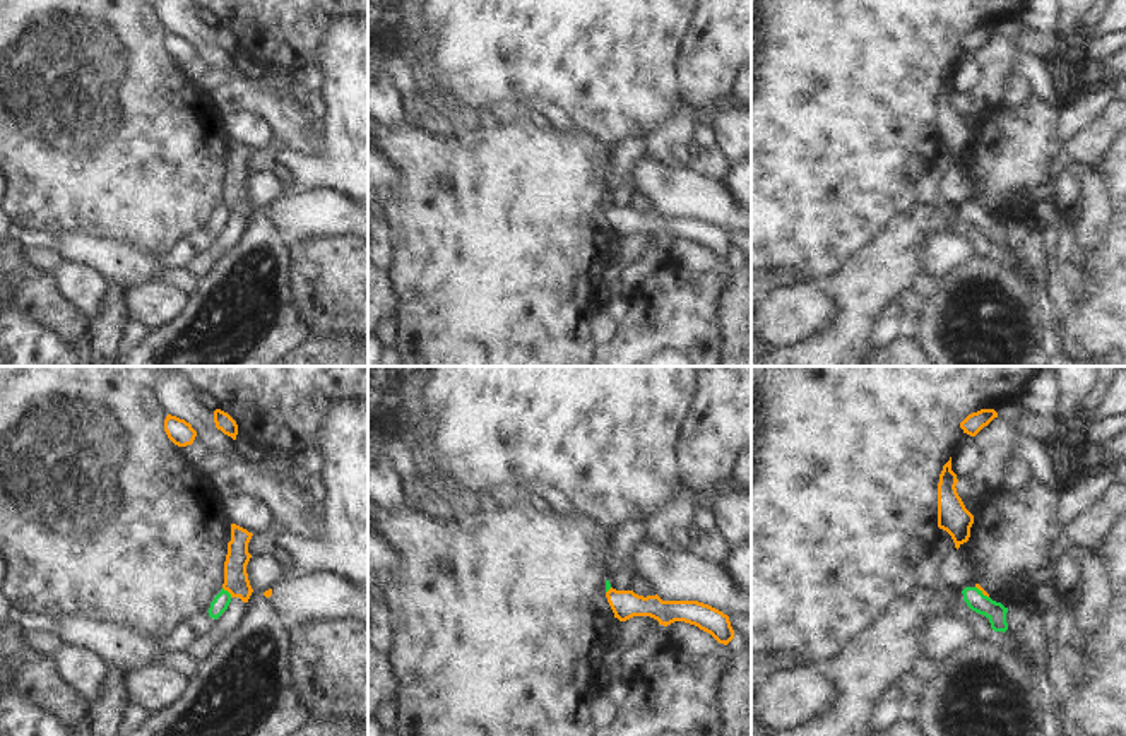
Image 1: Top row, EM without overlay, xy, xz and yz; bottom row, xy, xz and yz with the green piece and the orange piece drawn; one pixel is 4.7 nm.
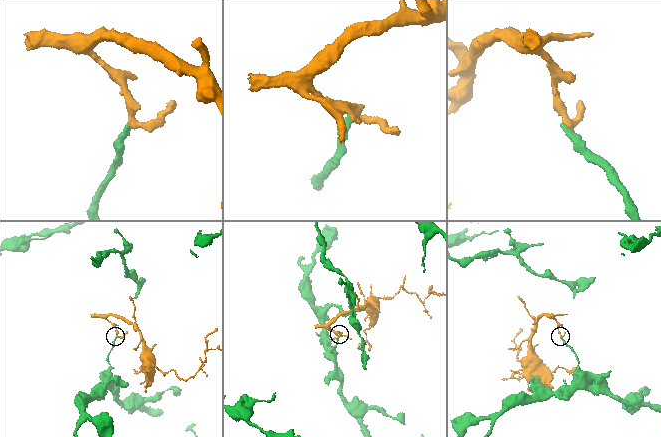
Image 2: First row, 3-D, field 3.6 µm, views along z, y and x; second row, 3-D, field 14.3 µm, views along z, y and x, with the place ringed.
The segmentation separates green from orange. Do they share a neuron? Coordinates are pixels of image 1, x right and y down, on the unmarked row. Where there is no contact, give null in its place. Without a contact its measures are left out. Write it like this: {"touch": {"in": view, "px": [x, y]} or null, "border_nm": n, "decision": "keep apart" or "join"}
{"touch": {"in": "xy", "px": [228, 209]}, "border_nm": 60, "decision": "keep apart"}

